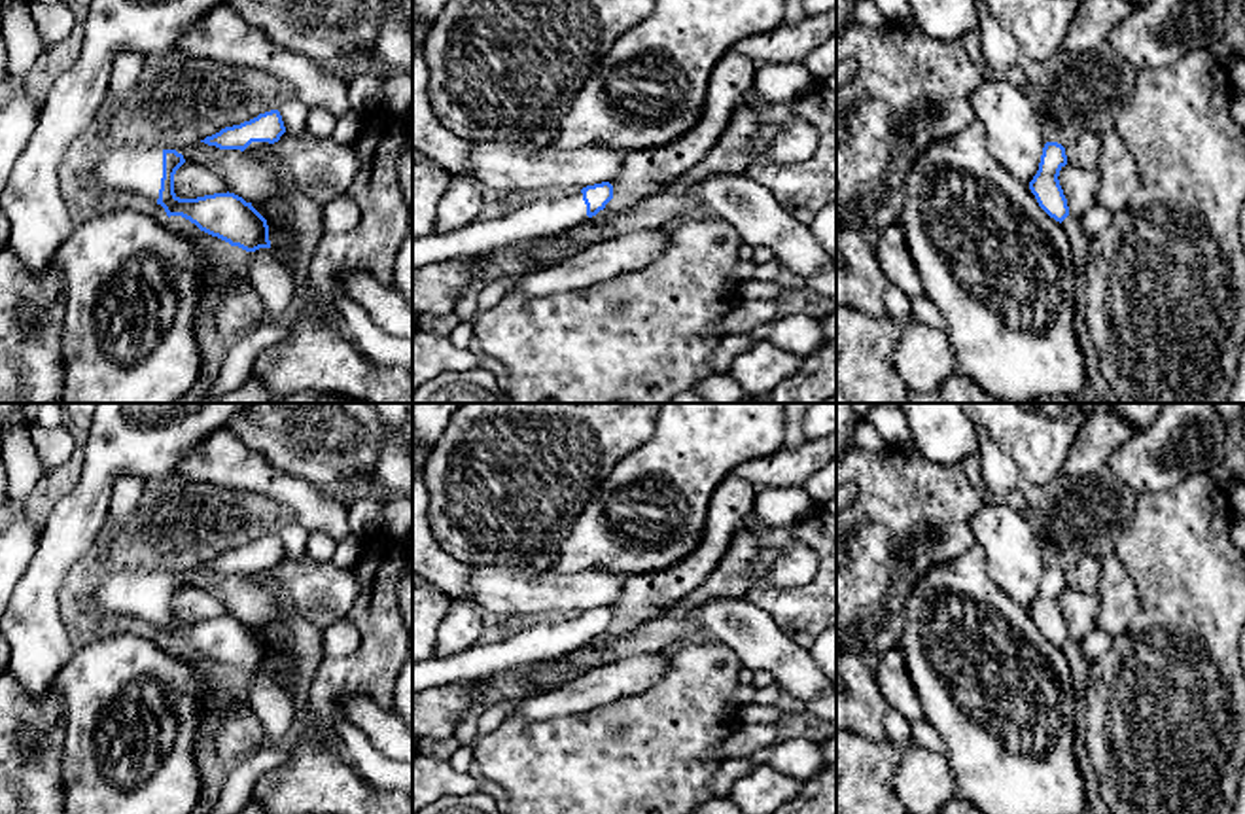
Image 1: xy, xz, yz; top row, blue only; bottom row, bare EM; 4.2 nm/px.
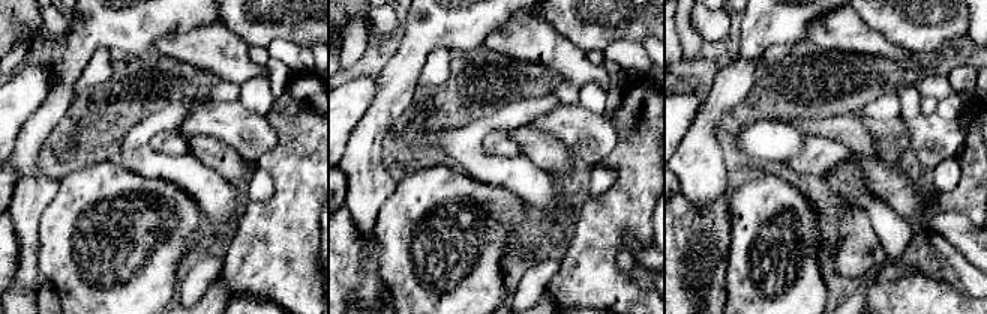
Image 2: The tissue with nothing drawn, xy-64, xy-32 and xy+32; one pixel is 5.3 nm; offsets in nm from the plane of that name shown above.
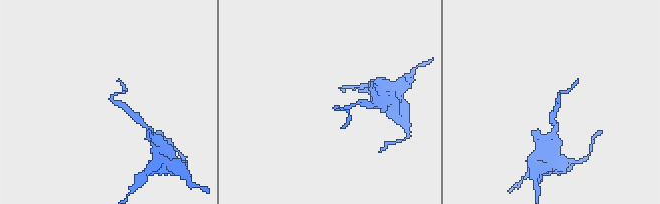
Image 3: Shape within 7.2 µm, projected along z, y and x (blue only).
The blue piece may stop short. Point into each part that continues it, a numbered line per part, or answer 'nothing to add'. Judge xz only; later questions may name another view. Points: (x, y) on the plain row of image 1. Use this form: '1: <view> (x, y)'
1: xz (549, 640)

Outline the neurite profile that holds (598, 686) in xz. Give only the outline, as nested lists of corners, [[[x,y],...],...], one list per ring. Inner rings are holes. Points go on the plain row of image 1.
[[[662,651],[626,655],[619,661],[588,668],[556,689],[517,699],[509,716],[545,721],[568,714],[587,714],[617,699],[647,691],[666,672],[668,663],[670,657]]]

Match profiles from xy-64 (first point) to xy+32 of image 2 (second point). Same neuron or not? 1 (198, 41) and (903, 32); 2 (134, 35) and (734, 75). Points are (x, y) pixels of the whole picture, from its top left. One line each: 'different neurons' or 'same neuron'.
1: different neurons
2: same neuron

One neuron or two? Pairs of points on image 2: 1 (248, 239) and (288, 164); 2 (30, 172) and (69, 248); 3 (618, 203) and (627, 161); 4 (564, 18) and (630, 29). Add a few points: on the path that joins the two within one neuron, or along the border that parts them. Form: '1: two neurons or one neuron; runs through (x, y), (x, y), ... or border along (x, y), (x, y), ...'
1: one neuron; runs through (266, 221), (288, 199), (288, 182)
2: two neurons; border along (60, 182), (59, 191), (41, 217), (38, 239)
3: one neuron; runs through (627, 193), (627, 172)
4: one neuron; runs through (581, 17), (614, 17)

